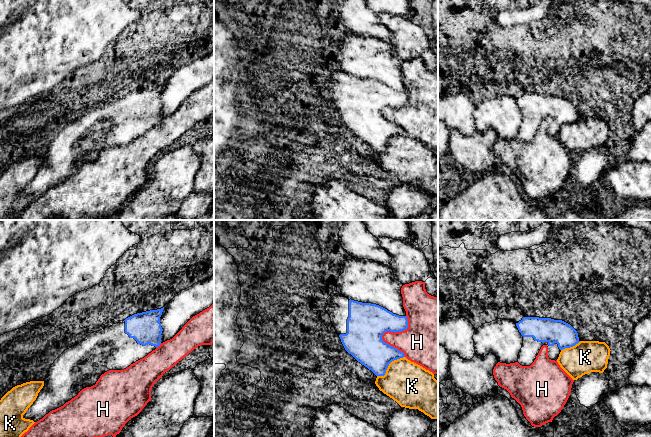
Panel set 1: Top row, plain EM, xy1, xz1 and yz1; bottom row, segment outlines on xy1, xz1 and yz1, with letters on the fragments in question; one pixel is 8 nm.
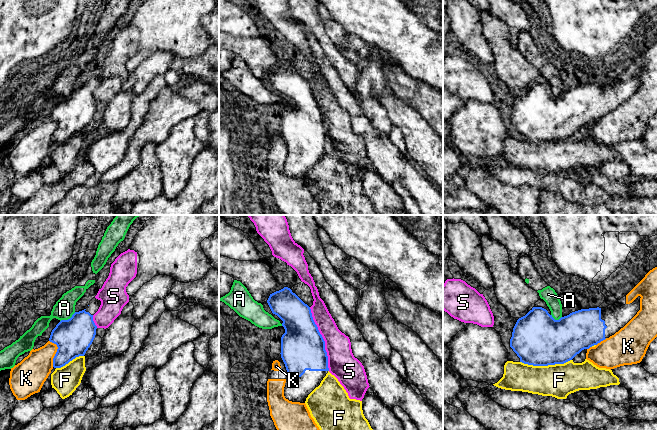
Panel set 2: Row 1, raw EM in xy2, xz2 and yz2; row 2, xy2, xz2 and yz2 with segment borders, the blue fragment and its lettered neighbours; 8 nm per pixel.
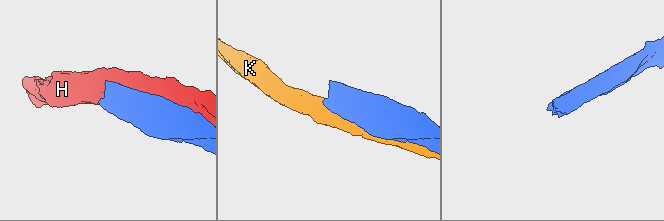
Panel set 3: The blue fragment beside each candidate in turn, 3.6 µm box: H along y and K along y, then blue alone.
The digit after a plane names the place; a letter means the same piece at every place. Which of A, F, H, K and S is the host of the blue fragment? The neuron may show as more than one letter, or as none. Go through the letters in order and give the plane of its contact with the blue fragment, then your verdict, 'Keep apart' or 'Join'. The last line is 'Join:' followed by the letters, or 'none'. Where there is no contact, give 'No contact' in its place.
A: Touches blue in xy2. Keep apart
F: Touches blue in yz2. Keep apart
H: Touches blue in xz1. Keep apart
K: Touches blue in xz1. Keep apart
S: Touches blue in xz2. Keep apart
Join: none

